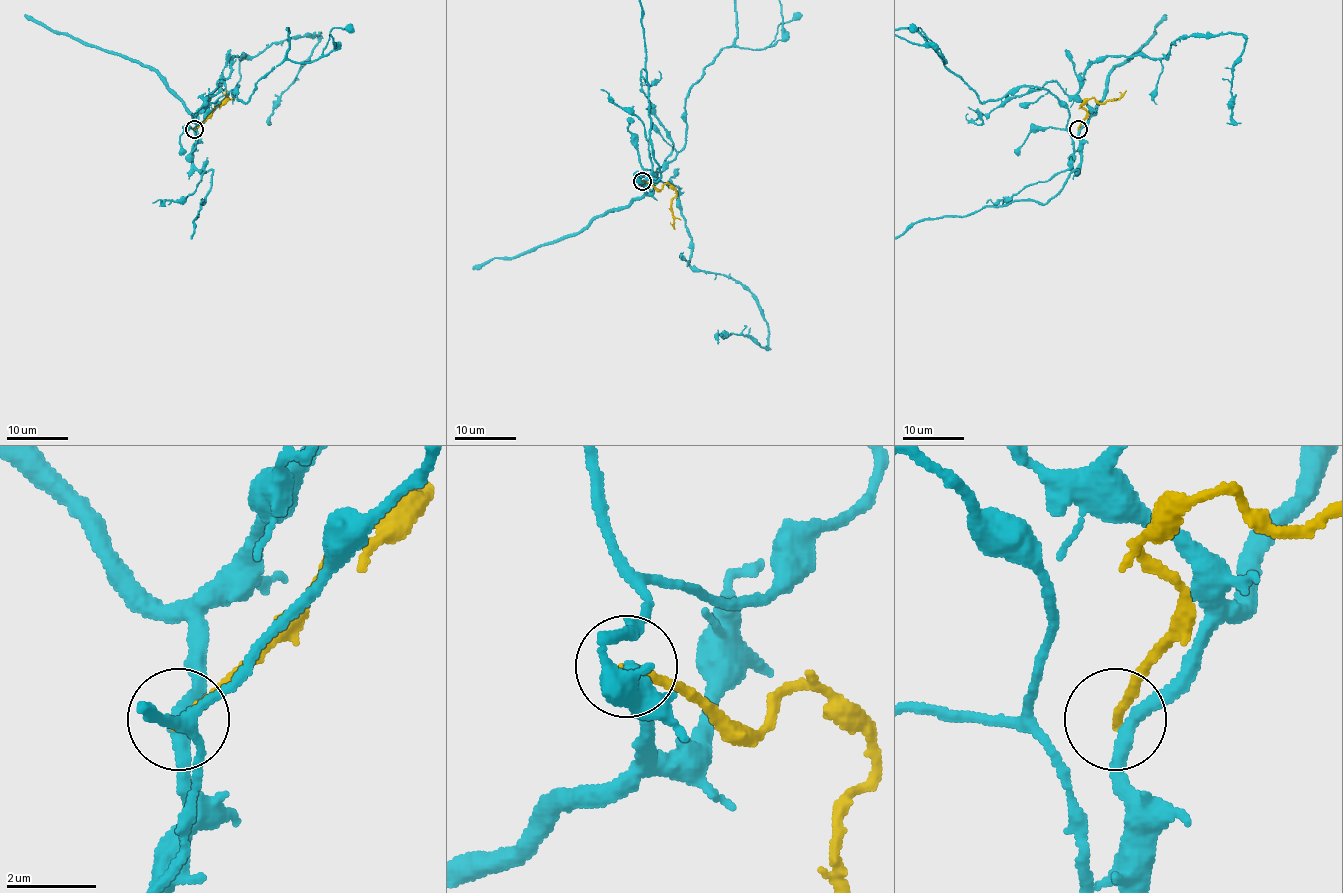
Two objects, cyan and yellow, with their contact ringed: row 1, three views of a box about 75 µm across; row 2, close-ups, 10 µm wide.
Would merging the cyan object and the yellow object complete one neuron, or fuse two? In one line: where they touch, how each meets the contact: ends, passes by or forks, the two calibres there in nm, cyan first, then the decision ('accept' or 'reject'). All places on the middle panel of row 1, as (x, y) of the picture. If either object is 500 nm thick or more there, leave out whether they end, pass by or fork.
place (642, 181); cyan passes by; yellow ends; calibres 320 and 190 nm; reject

